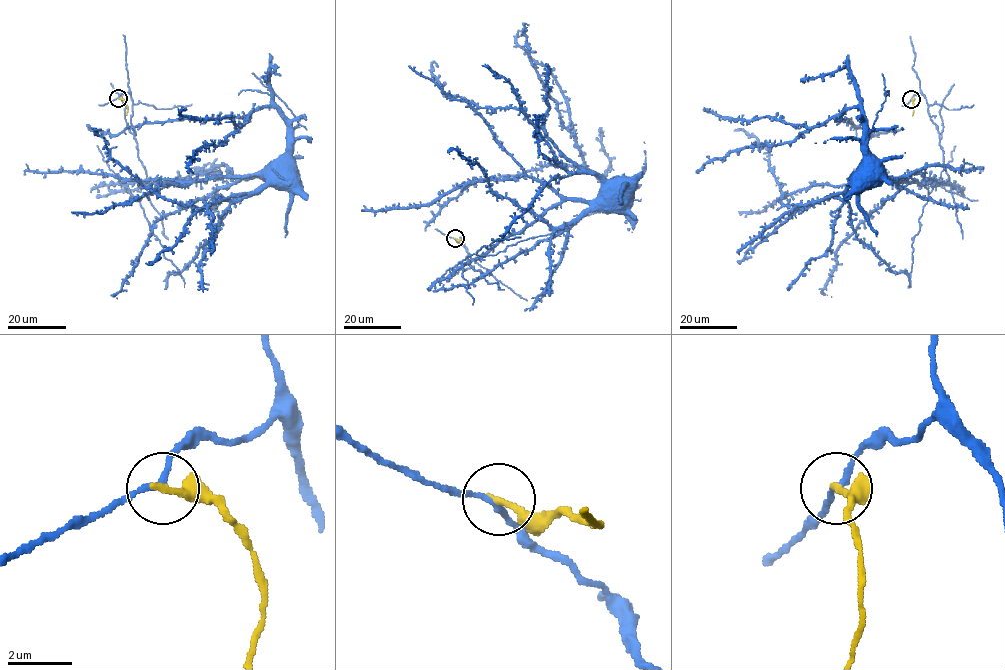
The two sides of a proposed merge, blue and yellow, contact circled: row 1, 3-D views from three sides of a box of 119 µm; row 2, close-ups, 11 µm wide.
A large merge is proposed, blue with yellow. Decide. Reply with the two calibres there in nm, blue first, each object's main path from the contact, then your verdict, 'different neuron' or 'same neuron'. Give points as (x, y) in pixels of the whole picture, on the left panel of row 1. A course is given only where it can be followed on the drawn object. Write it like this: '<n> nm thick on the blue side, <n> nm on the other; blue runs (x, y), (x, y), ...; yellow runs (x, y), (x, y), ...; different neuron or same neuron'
160 nm thick on the blue side, 240 nm on the other; blue runs (118, 98), (129, 92), (132, 98), (130, 123), (145, 183), (218, 174), (262, 177), (278, 189), (292, 190); yellow runs (118, 98), (126, 105), (126, 115); different neuron

